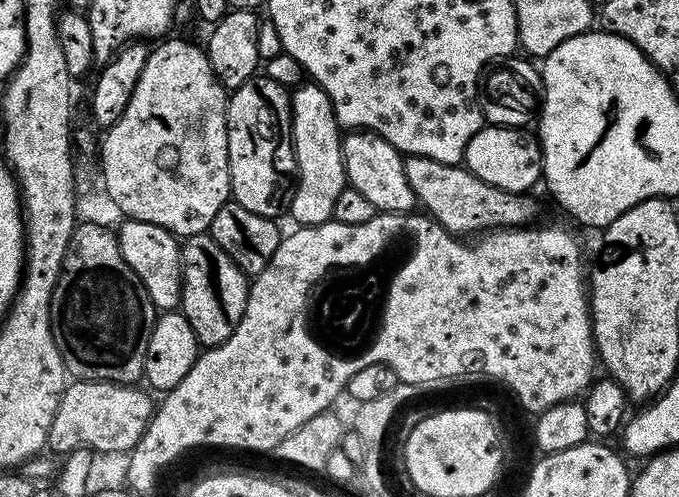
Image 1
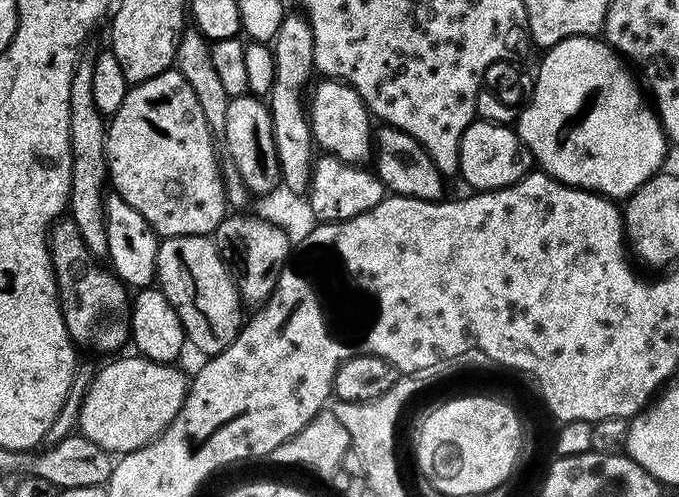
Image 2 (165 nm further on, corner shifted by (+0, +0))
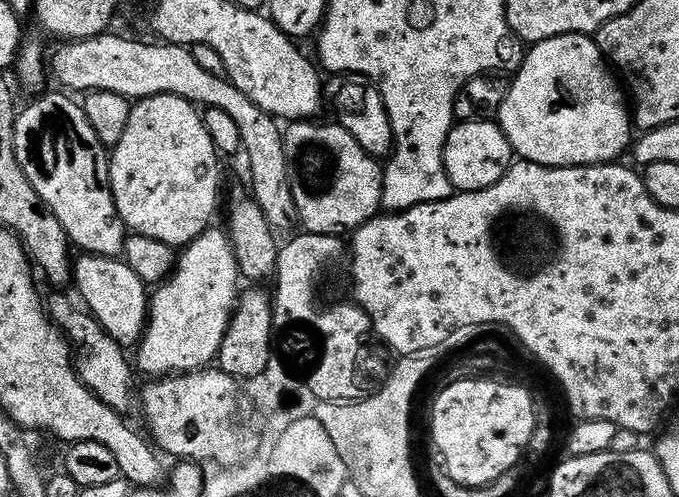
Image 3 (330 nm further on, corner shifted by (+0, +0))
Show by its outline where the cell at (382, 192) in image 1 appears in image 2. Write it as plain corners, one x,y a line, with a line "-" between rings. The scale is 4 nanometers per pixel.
327,78
319,82
320,85
317,83
311,89
310,99
306,104
308,123
312,126
313,141
318,145
321,153
337,156
347,164
367,165
374,156
374,120
368,107
364,105
360,95
349,84

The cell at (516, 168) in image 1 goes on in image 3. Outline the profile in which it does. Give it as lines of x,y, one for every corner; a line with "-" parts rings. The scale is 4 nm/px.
495,119
462,120
453,123
444,143
444,169
456,192
477,192
502,178
514,162
506,134

